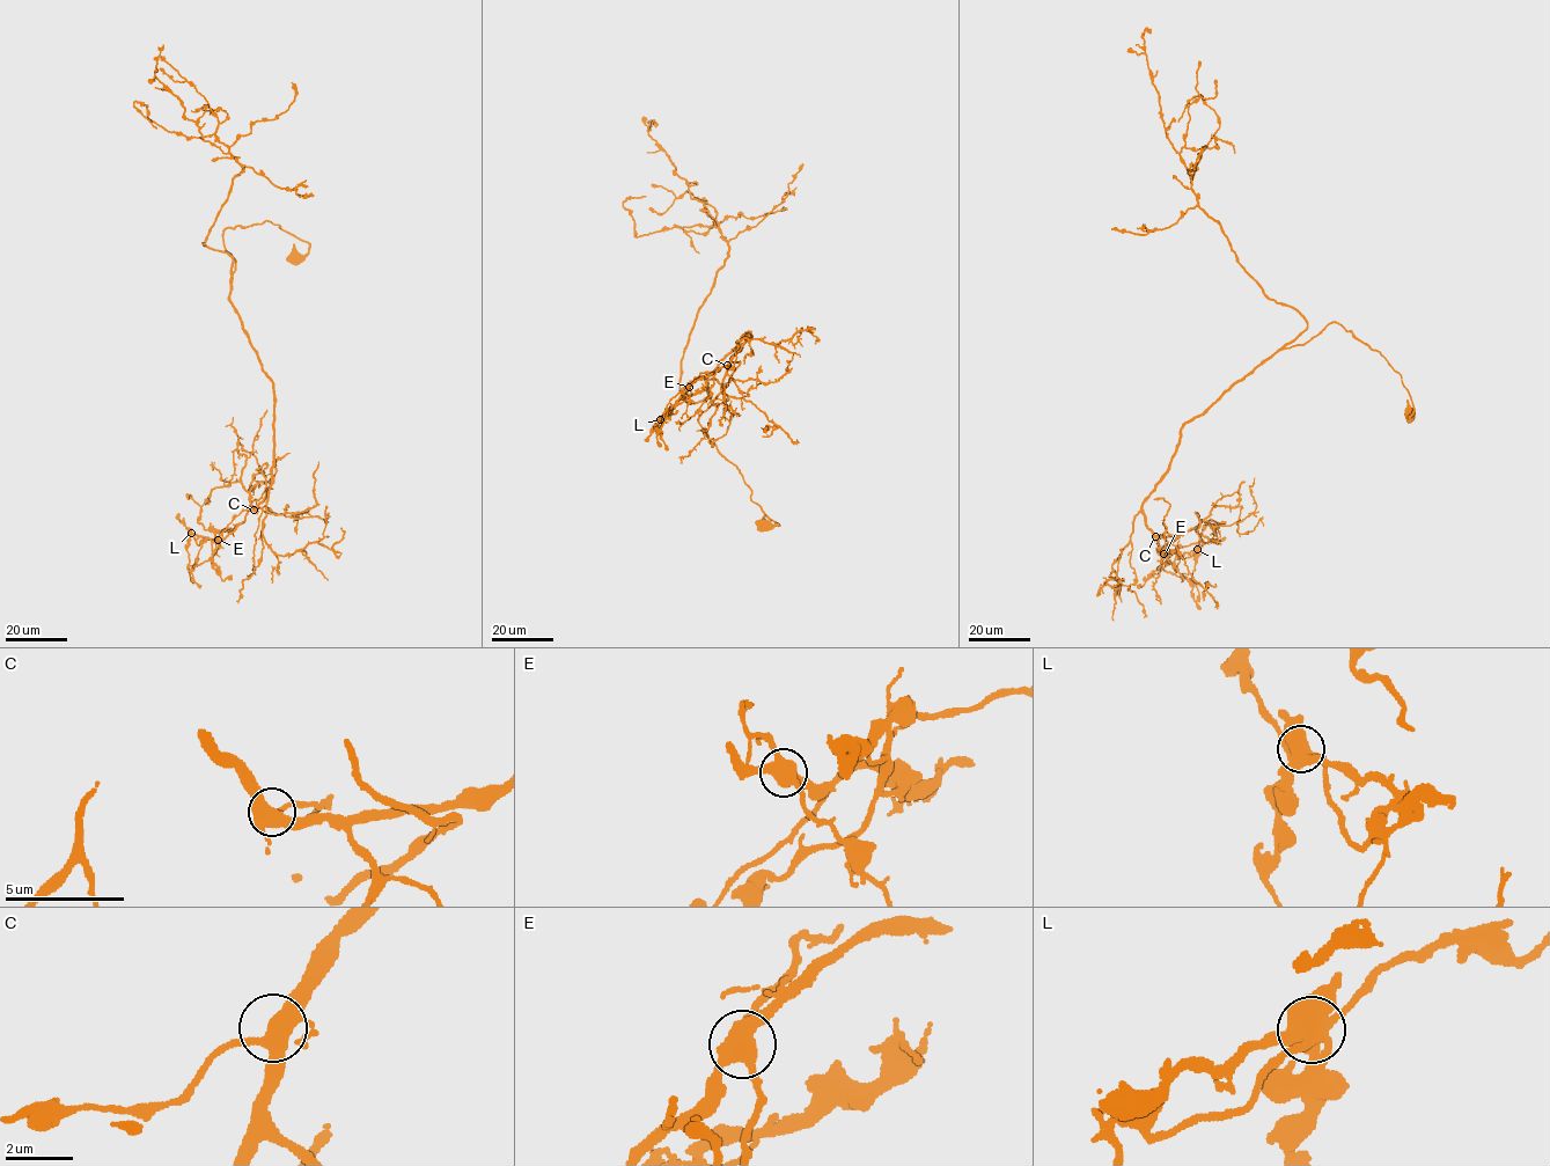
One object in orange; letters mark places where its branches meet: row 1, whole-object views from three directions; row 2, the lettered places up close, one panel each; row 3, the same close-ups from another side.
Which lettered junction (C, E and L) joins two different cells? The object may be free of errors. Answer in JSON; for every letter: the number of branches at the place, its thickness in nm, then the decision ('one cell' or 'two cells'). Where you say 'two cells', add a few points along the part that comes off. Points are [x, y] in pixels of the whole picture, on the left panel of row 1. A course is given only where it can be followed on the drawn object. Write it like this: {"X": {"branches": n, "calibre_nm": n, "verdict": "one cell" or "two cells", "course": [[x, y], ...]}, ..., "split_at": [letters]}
{"C": {"branches": 4, "calibre_nm": 460, "verdict": "one cell"}, "E": {"branches": 4, "calibre_nm": 550, "verdict": "two cells", "course": [[218, 540], [207, 537], [242, 522], [248, 507], [261, 498], [266, 478], [256, 470], [266, 463], [266, 469]]}, "L": {"branches": 4, "calibre_nm": 550, "verdict": "one cell"}, "split_at": ["E"]}

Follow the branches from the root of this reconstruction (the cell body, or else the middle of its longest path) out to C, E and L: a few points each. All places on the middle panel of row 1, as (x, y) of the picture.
C: (763, 525), (778, 525), (753, 501), (737, 467), (698, 420), (711, 404), (706, 376), (749, 331), (727, 365)
E: (763, 525), (778, 525), (753, 501), (698, 417), (711, 404), (706, 376), (749, 331), (726, 365), (689, 387)
L: (763, 525), (778, 525), (698, 417), (711, 404), (706, 376), (749, 331), (660, 419)

